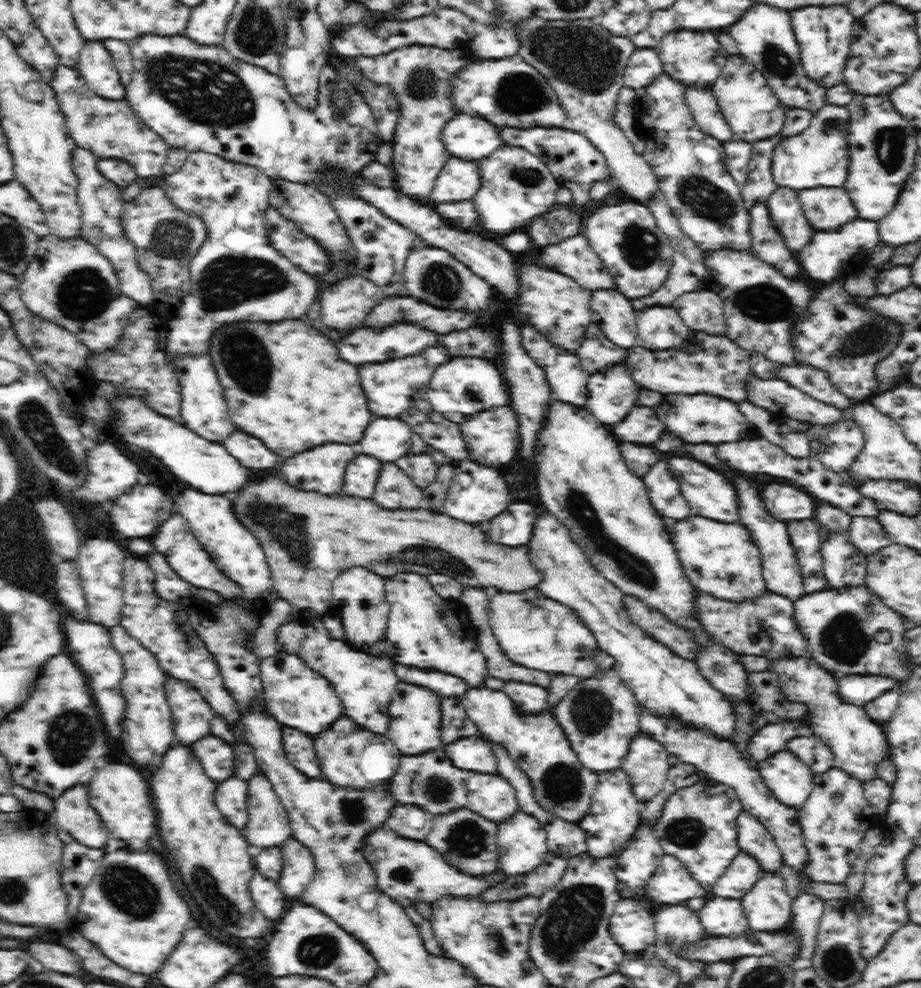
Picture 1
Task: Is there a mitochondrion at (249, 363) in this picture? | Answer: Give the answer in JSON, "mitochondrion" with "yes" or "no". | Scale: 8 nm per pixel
{"mitochondrion":"yes"}

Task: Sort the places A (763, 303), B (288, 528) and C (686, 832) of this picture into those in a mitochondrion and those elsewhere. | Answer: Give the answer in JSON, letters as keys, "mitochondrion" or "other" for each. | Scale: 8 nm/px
{"A":"mitochondrion","B":"mitochondrion","C":"mitochondrion"}

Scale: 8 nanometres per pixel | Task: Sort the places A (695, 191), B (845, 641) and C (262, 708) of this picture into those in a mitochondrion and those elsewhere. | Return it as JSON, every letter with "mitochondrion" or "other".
{"A":"mitochondrion","B":"mitochondrion","C":"other"}

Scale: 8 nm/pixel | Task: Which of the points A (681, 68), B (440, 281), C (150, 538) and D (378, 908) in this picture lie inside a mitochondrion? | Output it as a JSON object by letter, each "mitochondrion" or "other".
{"A":"other","B":"mitochondrion","C":"other","D":"other"}

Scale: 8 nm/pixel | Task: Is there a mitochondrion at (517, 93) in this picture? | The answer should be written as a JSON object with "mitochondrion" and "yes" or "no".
{"mitochondrion":"yes"}

